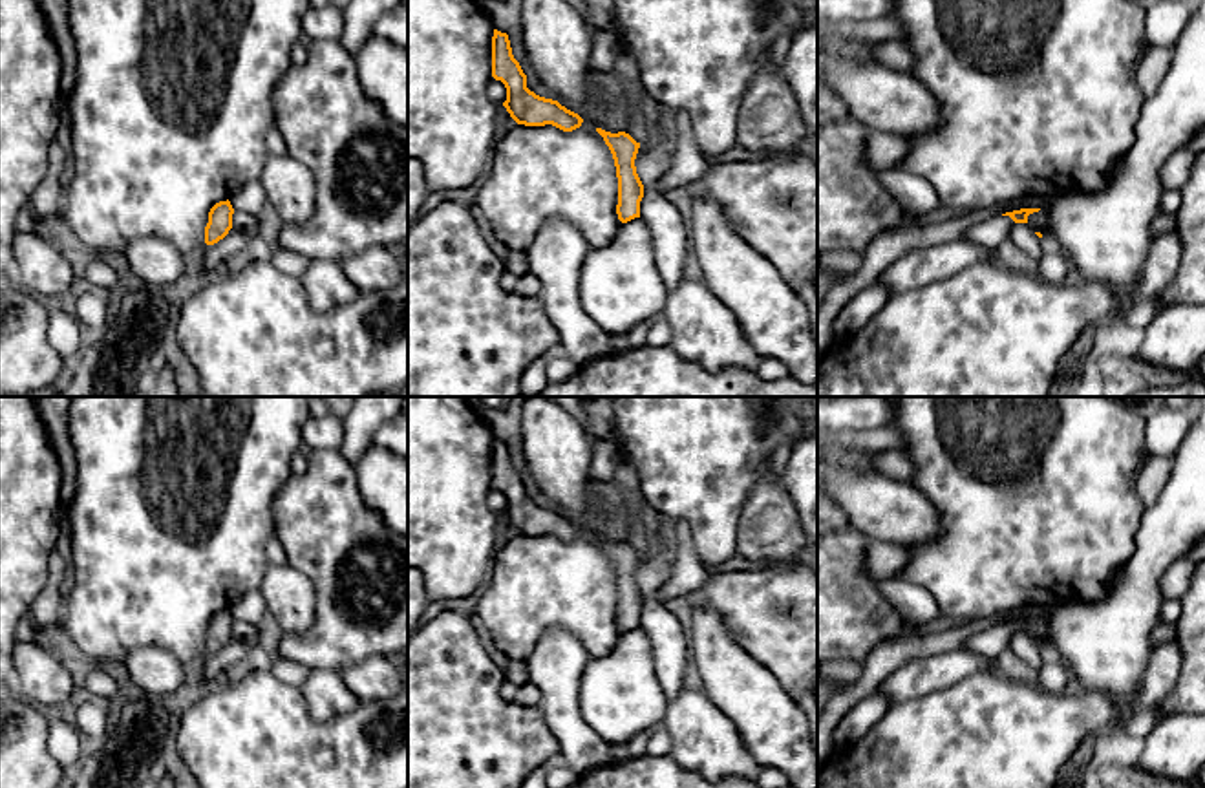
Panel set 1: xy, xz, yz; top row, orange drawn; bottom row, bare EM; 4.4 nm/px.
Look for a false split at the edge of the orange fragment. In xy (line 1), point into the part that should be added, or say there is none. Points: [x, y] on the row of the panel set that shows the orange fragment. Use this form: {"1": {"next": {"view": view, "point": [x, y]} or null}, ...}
{"1": {"next": null}}

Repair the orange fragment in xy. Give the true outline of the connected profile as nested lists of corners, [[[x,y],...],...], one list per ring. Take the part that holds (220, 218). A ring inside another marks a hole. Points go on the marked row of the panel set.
[[[230,201],[216,203],[208,212],[208,223],[205,227],[205,243],[214,245],[223,240],[232,229],[234,208]]]

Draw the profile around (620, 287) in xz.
[[[634,218],[607,247],[591,249],[578,289],[583,313],[607,335],[631,333],[660,316],[669,289],[656,269],[649,227]]]

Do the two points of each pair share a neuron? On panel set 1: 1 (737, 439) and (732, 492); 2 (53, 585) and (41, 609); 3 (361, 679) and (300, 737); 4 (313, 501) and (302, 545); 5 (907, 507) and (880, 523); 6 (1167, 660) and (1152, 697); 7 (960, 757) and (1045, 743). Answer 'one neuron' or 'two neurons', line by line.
1: one neuron
2: one neuron
3: two neurons
4: one neuron
5: one neuron
6: one neuron
7: one neuron

